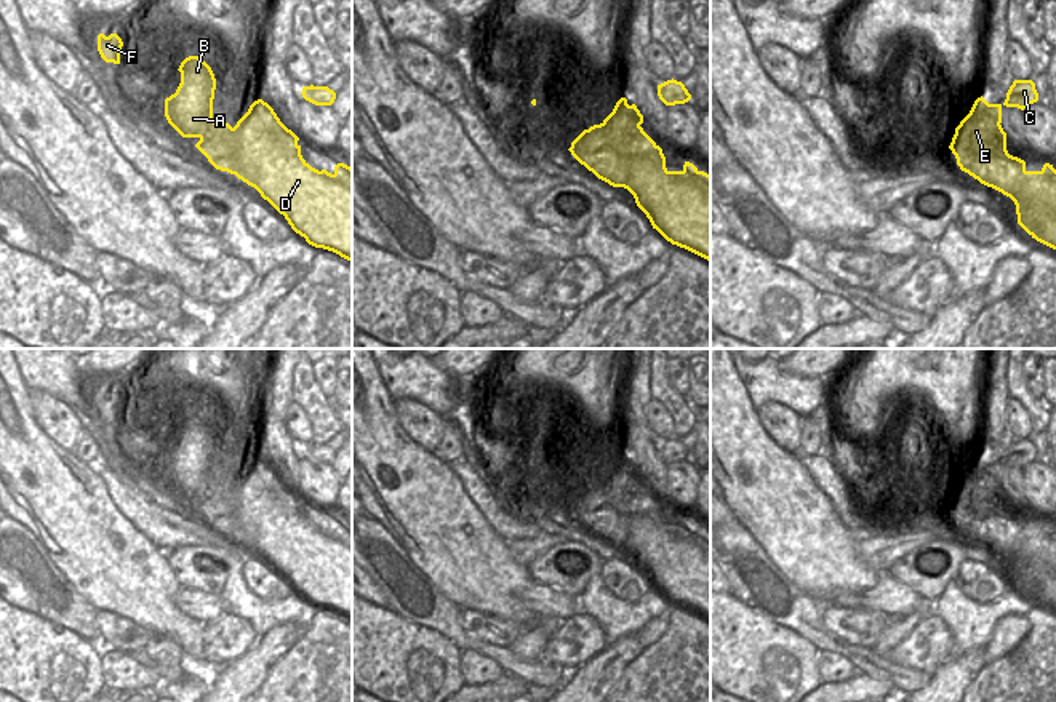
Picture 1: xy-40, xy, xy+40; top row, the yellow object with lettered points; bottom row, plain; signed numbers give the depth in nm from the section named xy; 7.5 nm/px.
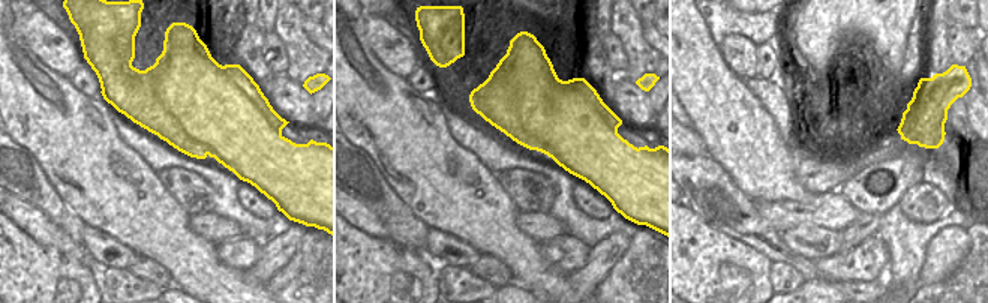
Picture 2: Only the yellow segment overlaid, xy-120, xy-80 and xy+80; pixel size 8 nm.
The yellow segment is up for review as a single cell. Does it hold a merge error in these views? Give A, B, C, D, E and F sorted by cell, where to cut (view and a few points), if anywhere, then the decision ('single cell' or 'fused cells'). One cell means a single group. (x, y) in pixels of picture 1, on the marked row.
groups A B D F / C E; cut xy (629, 159), (608, 151), (592, 171); fused cells

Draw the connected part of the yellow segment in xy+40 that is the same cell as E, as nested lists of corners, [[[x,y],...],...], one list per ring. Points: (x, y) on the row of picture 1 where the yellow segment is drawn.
[[[1014,80],[1003,104],[989,104],[978,98],[970,114],[955,128],[952,139],[970,144],[970,154],[957,158],[962,171],[968,173],[981,184],[992,187],[1000,170],[1000,158],[1006,150],[1006,133],[1002,128],[1002,107],[1018,107],[1024,110],[1038,101],[1038,93],[1032,80]]]

